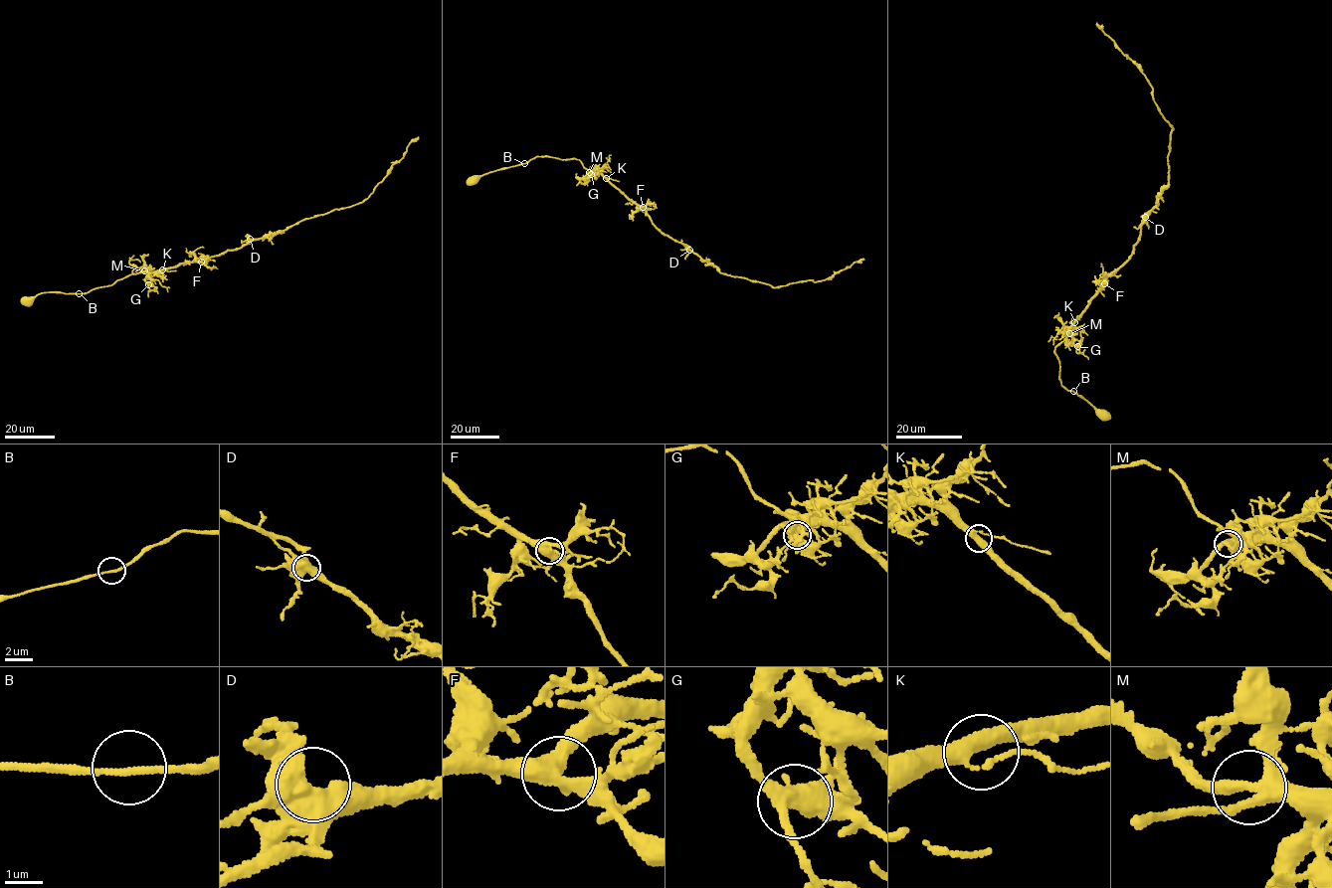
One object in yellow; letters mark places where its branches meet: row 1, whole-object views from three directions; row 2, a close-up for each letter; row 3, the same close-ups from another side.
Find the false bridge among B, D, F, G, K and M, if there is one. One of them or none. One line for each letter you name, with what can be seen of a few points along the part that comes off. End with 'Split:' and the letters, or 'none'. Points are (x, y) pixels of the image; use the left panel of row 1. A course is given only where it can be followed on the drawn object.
Split: none

